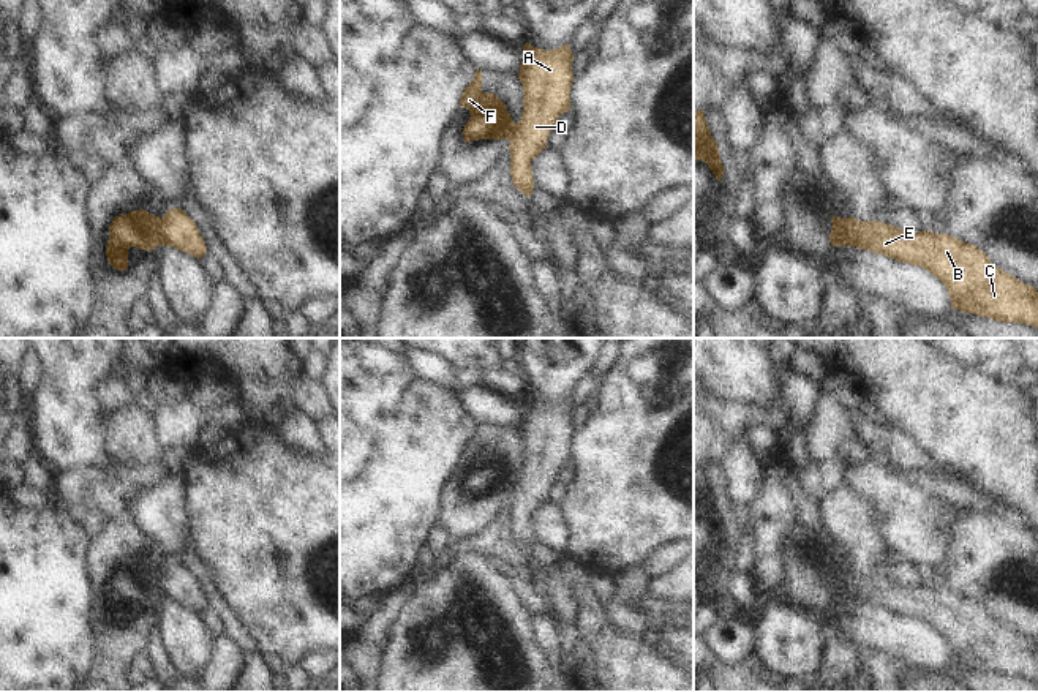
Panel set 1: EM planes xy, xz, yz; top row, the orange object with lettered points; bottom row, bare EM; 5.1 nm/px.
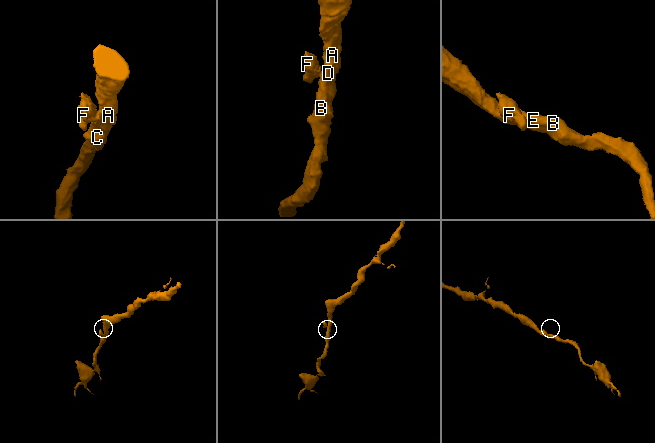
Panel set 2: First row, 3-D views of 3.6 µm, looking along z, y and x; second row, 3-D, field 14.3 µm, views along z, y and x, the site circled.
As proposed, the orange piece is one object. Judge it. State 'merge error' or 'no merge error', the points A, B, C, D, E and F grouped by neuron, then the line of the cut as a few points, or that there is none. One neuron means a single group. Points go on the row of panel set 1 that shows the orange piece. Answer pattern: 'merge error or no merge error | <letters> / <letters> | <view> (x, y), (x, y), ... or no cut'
merge error | A B C D E / F | yz (841, 218), (838, 231), (846, 244)

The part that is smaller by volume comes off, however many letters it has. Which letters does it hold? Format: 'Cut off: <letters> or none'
Cut off: F

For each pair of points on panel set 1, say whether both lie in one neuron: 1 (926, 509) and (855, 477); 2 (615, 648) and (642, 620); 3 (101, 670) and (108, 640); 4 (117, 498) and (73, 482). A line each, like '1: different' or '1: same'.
1: same
2: different
3: same
4: same

